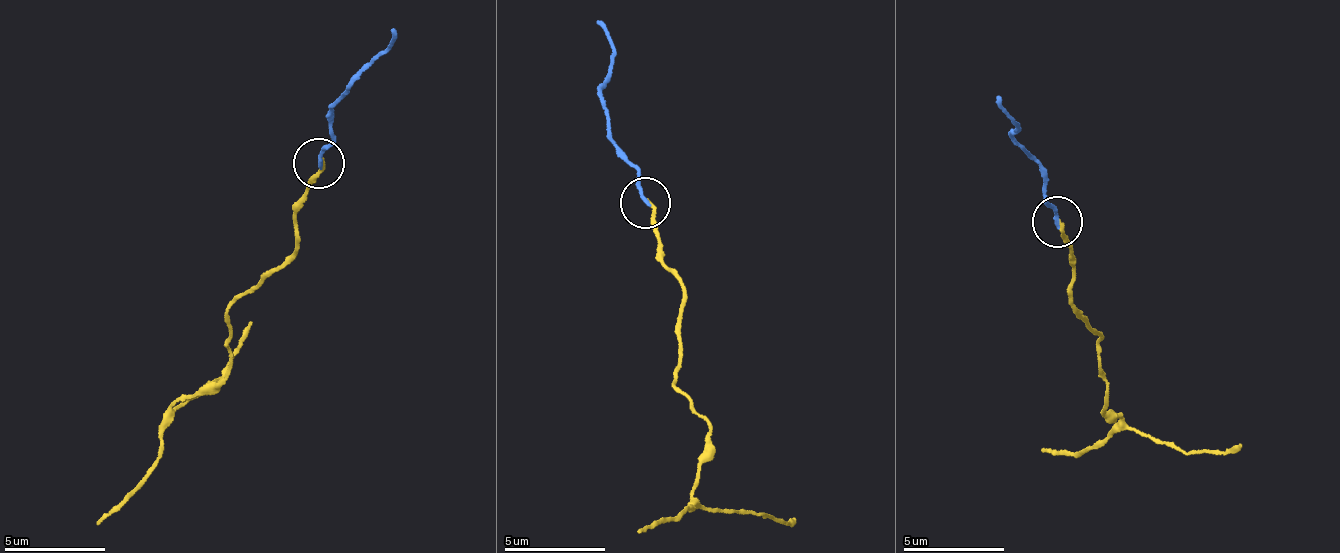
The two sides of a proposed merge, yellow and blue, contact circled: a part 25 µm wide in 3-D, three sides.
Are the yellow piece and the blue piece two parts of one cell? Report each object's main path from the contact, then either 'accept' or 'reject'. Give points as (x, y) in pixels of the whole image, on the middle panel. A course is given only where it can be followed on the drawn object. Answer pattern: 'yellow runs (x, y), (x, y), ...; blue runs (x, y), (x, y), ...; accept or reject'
yellow runs (646, 200), (662, 261), (686, 289), (674, 383), (713, 431), (696, 499), (793, 518); blue runs (646, 200), (609, 136), (605, 97), (599, 90), (611, 48), (598, 20); accept

